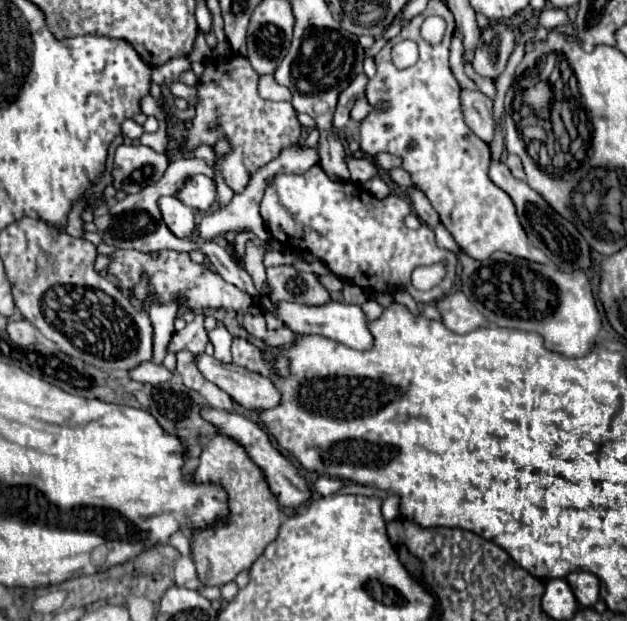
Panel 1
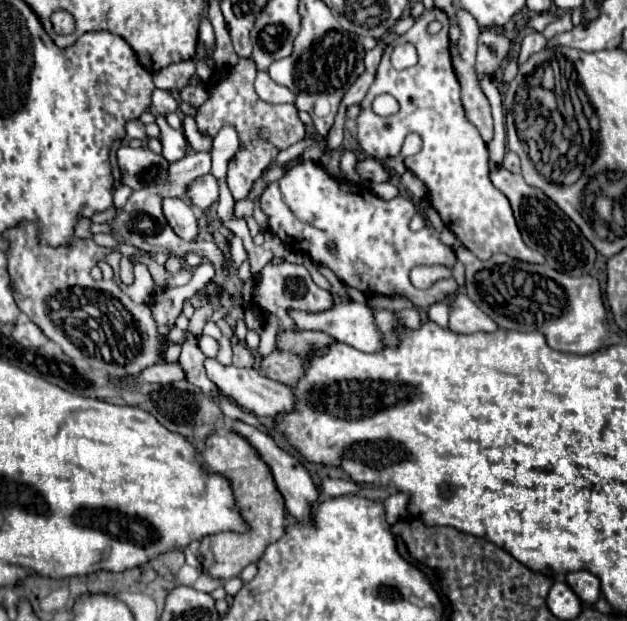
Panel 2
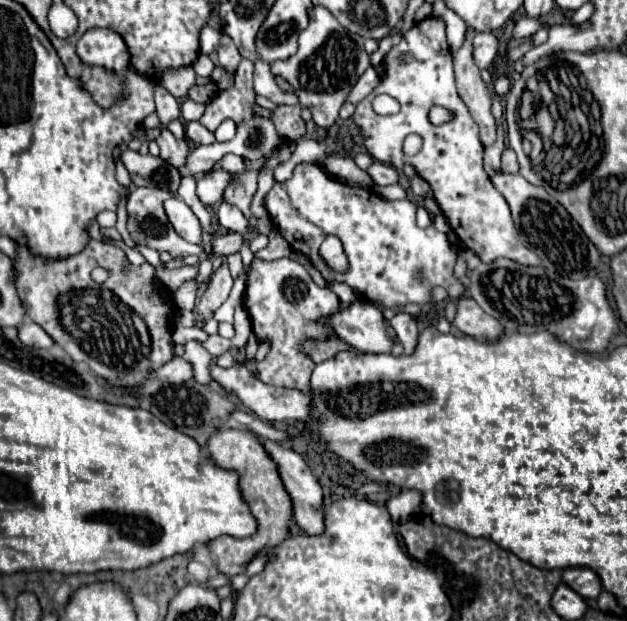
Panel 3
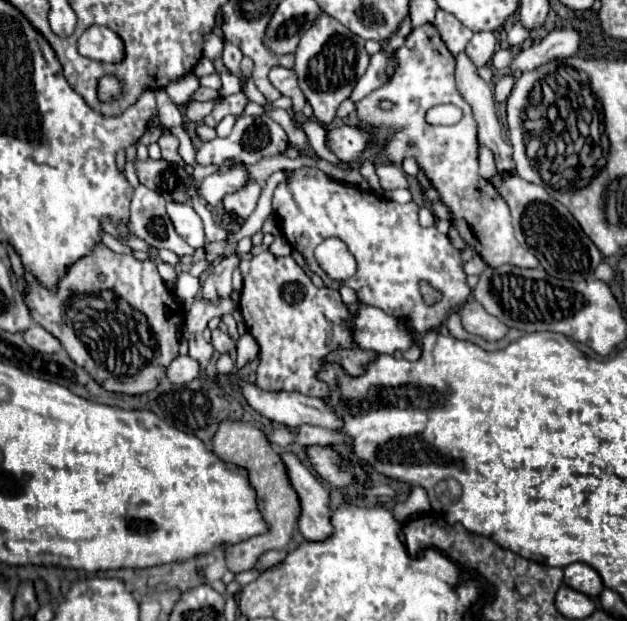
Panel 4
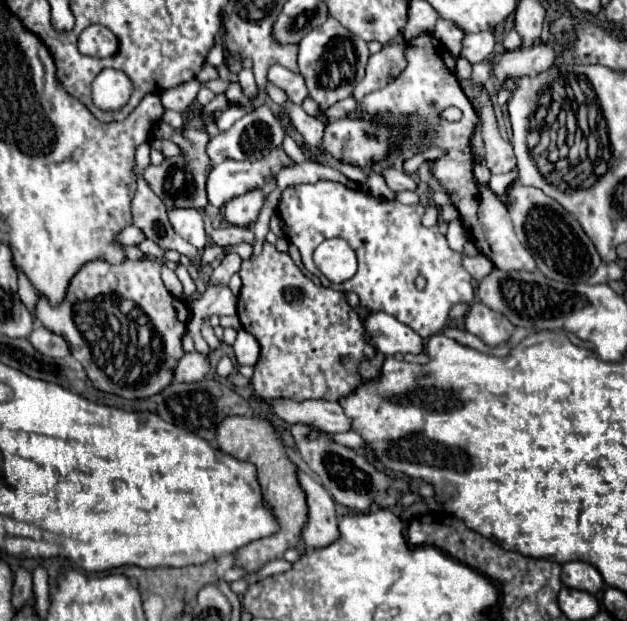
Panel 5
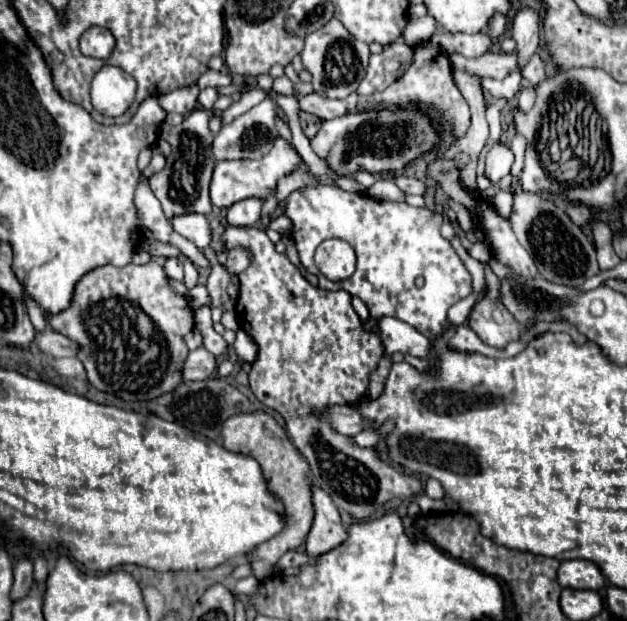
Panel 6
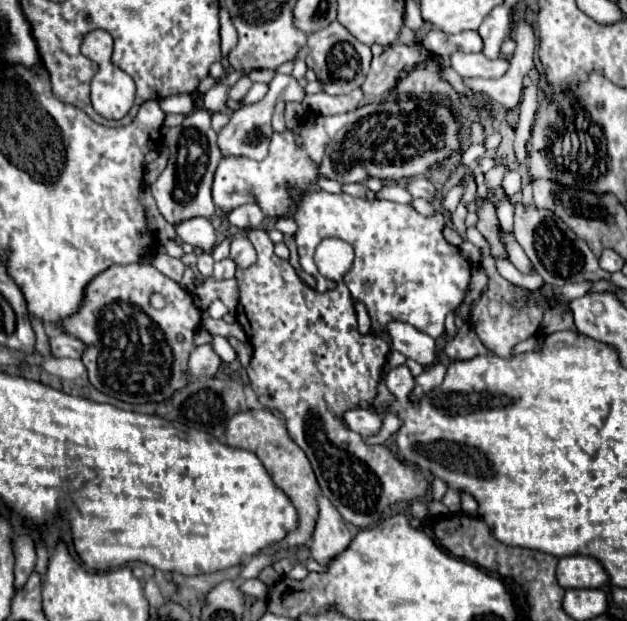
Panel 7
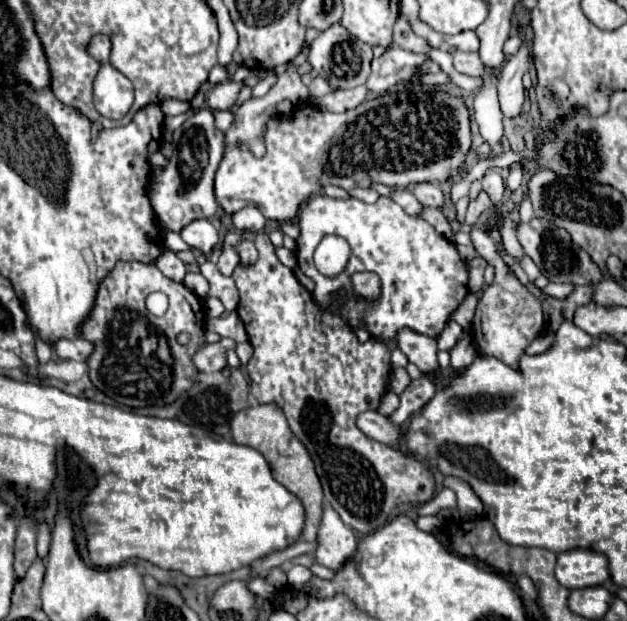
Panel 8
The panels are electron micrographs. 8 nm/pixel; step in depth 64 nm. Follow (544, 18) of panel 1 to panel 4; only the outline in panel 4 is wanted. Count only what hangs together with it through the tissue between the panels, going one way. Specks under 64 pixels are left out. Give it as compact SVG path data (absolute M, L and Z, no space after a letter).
M516 22L512 28L510 28L510 32L508 32L508 42L514 46L514 48L518 48L518 46L522 46L526 40L528 40L528 28L524 28L520 22Z

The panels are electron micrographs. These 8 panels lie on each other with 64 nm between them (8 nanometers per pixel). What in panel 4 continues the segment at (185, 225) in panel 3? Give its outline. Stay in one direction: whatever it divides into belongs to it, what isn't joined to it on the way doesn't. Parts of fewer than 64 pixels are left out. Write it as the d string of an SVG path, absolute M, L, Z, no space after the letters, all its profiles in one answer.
M170 200L166 204L168 216L176 228L176 232L194 248L204 246L204 230L202 230L202 220L200 216L192 210L190 204L176 204Z

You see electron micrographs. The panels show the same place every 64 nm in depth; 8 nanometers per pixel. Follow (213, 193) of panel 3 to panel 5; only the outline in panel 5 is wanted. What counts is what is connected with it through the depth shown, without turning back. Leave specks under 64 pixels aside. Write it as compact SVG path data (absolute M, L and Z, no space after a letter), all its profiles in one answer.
M276 148L258 162L224 160L222 164L214 166L214 170L208 174L206 180L208 202L220 208L234 196L240 196L252 188L260 188L266 180L274 178L280 168L290 164L292 160L284 154L282 148Z

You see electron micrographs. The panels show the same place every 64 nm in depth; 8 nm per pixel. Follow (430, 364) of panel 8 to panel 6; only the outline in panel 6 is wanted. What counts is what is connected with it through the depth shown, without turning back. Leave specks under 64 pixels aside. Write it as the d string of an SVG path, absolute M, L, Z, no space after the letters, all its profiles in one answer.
M384 316L378 320L376 324L384 352L390 356L394 352L402 352L402 354L412 354L412 356L420 356L426 358L430 354L430 340L426 336L422 336L418 330L414 330L410 324L392 318L392 316Z

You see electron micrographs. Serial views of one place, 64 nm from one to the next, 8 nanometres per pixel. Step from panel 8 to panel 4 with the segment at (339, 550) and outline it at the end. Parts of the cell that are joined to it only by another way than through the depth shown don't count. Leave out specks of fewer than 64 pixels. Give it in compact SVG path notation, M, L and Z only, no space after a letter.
M280 452L286 466L288 480L300 500L298 528L306 540L324 540L332 534L328 492L314 478L314 474L302 464L302 460L292 452Z

